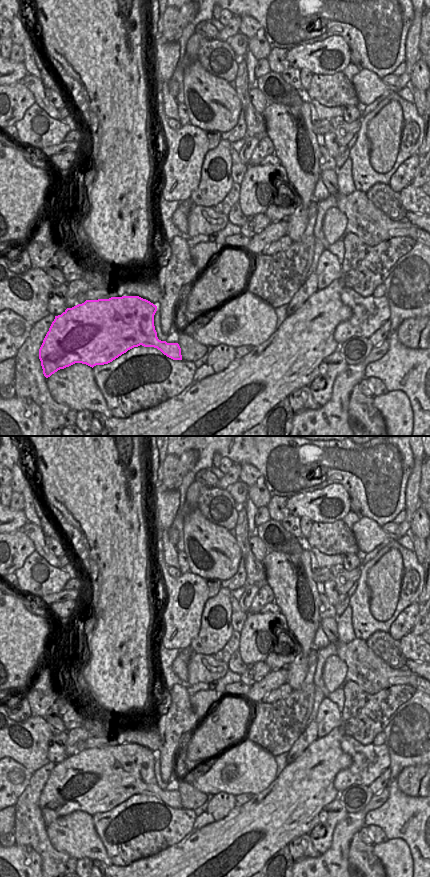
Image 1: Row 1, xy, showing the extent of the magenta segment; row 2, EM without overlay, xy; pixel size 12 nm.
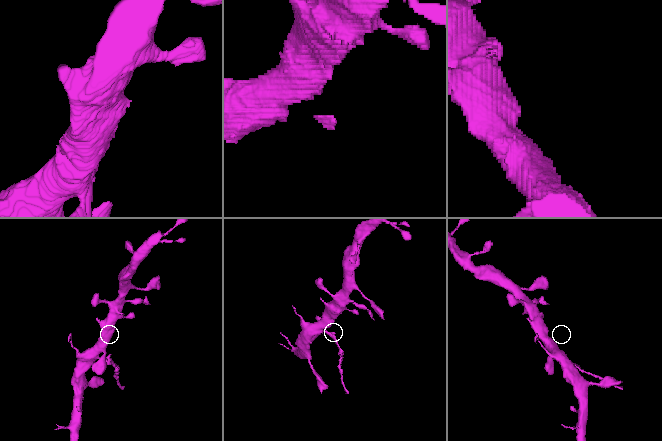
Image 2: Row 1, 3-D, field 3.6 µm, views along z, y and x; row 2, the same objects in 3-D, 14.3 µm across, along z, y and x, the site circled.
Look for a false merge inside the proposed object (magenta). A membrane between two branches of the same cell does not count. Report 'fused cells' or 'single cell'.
fused cells

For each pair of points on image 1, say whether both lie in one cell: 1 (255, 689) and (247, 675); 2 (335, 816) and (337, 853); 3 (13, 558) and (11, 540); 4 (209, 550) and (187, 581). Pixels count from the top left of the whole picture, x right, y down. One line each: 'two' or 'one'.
1: two
2: two
3: one
4: two

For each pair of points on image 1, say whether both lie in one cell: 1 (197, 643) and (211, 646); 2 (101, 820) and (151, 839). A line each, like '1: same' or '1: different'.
1: same
2: same

